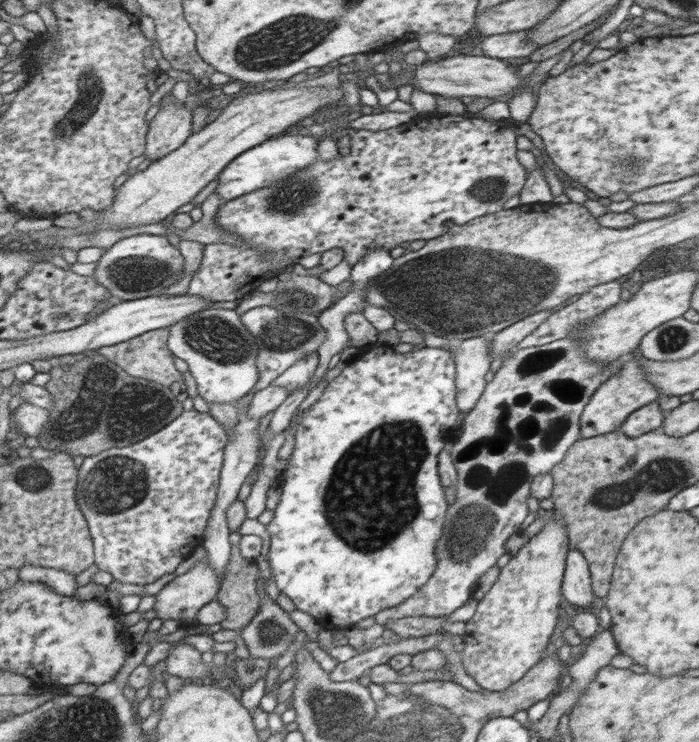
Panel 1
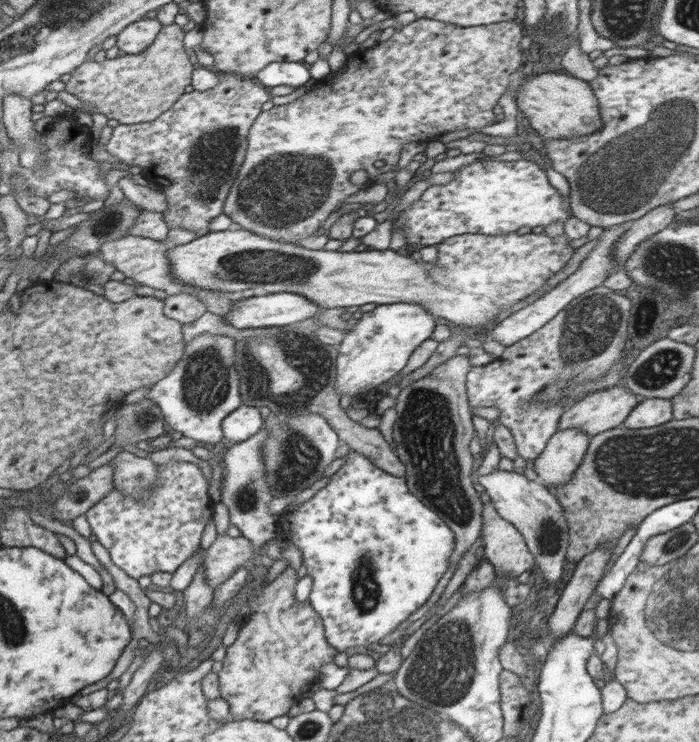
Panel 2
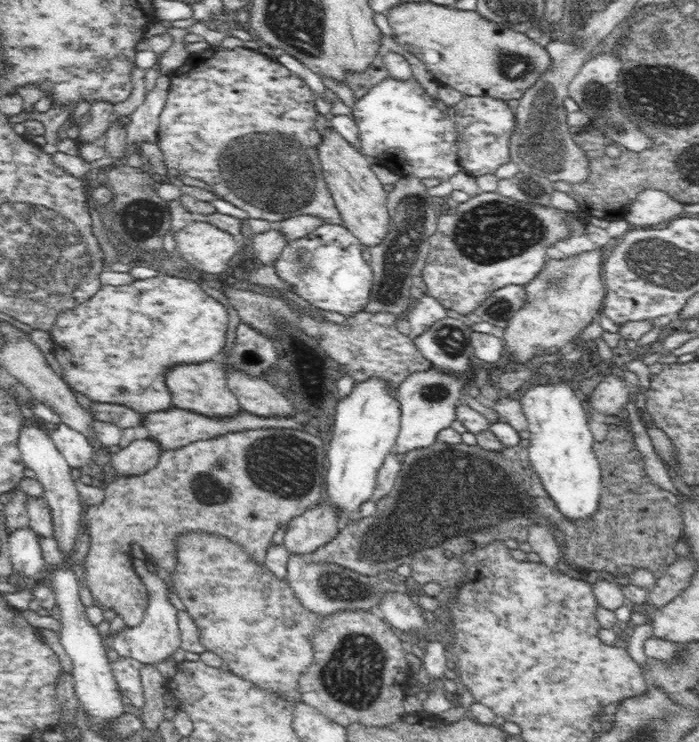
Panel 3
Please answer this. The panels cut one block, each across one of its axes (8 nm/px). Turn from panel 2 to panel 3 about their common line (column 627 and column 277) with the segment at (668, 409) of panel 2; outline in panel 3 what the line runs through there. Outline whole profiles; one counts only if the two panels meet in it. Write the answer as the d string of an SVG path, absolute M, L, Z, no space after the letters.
M173 407L168 411L147 413L143 416L142 425L148 430L148 438L157 442L163 451L176 450L190 442L198 440L208 440L218 436L224 436L228 432L244 432L244 430L258 430L266 428L292 428L298 430L302 428L302 424L296 422L296 415L294 417L280 418L262 418L252 415L248 412L243 412L233 418L228 419L212 419L210 417L202 416L198 413L184 411L183 408Z

